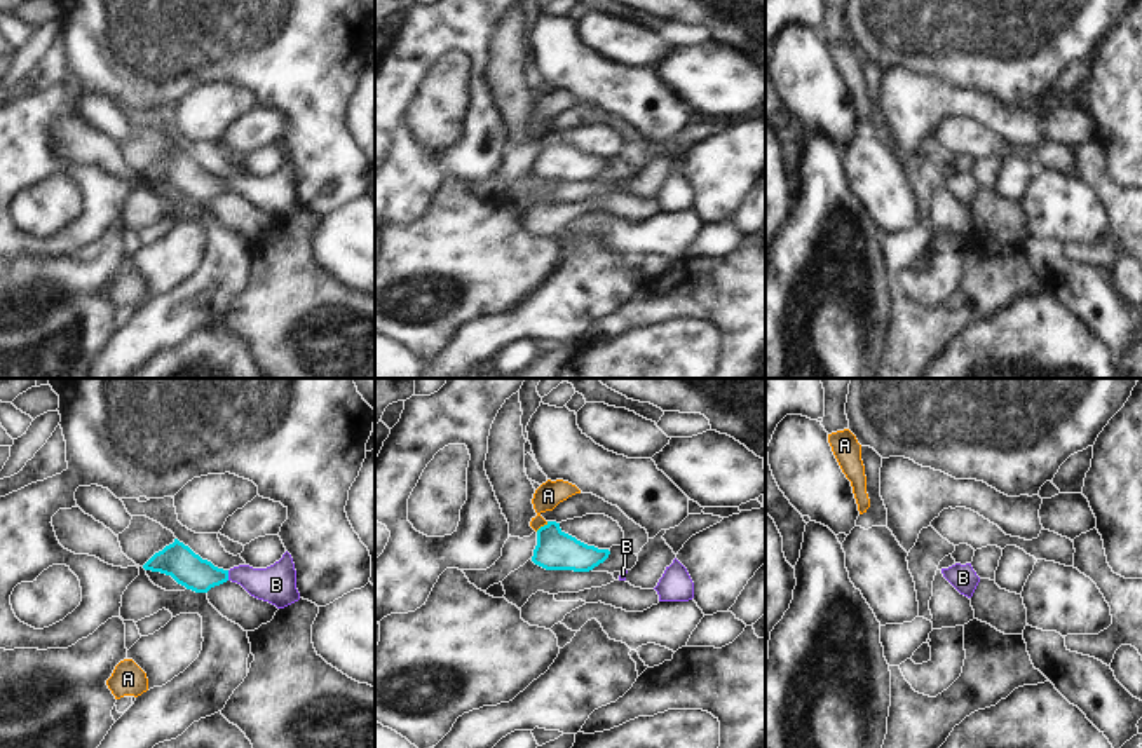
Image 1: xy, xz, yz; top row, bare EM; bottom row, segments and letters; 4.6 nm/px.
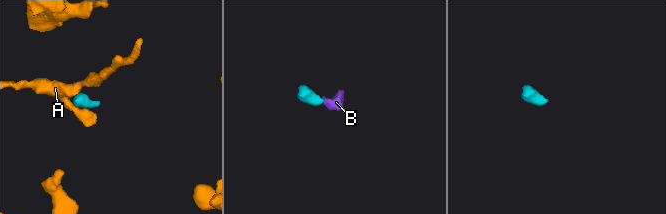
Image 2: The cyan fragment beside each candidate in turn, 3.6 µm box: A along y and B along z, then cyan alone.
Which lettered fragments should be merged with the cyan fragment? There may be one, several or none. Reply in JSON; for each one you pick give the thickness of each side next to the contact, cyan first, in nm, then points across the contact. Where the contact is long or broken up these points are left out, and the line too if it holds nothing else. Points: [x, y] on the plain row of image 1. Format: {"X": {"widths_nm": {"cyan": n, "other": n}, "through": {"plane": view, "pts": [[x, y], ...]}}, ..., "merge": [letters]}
{"B": {"widths_nm": {"cyan": 160, "other": 180}, "through": {"plane": "xy", "pts": [[180, 171], [199, 185], [227, 185], [276, 194]]}}, "merge": ["B"]}

